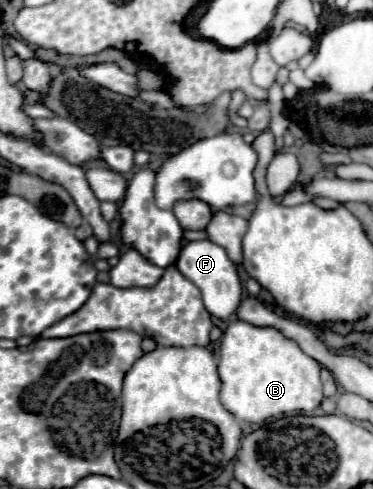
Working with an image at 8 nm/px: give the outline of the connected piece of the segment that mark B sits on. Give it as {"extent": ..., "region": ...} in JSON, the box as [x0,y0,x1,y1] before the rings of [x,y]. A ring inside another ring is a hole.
{"extent":[218,319,324,423],"region":[[[236,319],[226,327],[220,345],[220,361],[218,361],[218,375],[222,381],[220,401],[236,419],[248,423],[262,423],[278,415],[310,415],[324,399],[320,369],[322,367],[316,359],[308,357],[304,351],[300,351],[300,347],[296,347],[296,343],[284,339],[284,335],[280,335],[276,329],[254,327],[250,323]]]}

